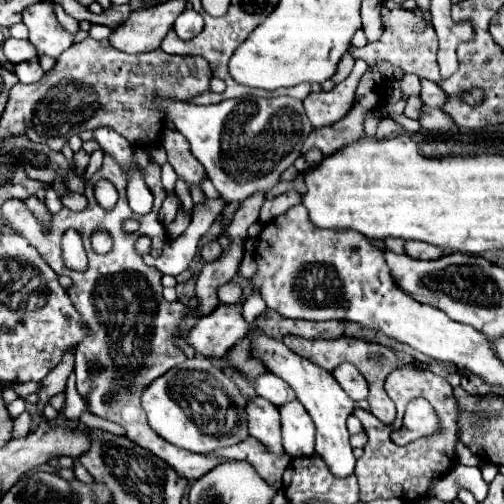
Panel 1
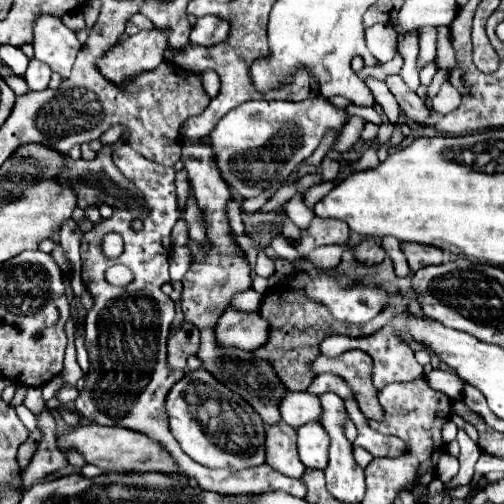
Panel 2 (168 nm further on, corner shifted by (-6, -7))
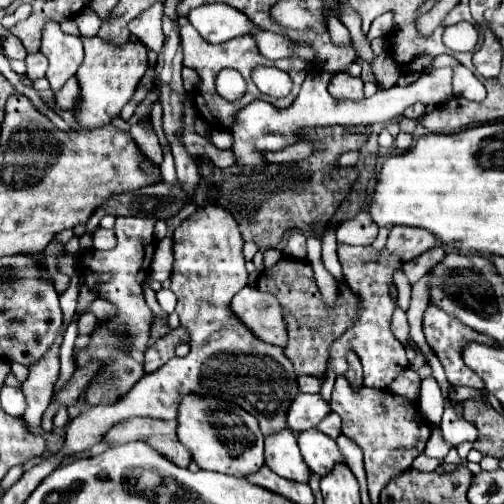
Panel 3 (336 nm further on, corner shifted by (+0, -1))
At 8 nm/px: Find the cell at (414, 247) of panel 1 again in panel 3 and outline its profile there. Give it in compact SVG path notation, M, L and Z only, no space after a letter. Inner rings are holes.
M392 226L388 242L386 242L386 248L398 254L402 262L416 258L434 246L438 246L438 240L432 232L410 228L410 226Z

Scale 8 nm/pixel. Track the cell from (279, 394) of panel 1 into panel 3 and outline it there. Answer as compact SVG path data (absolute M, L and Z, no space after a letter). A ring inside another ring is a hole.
M298 394L288 410L288 424L294 432L314 428L324 416L330 414L330 404L320 394Z

